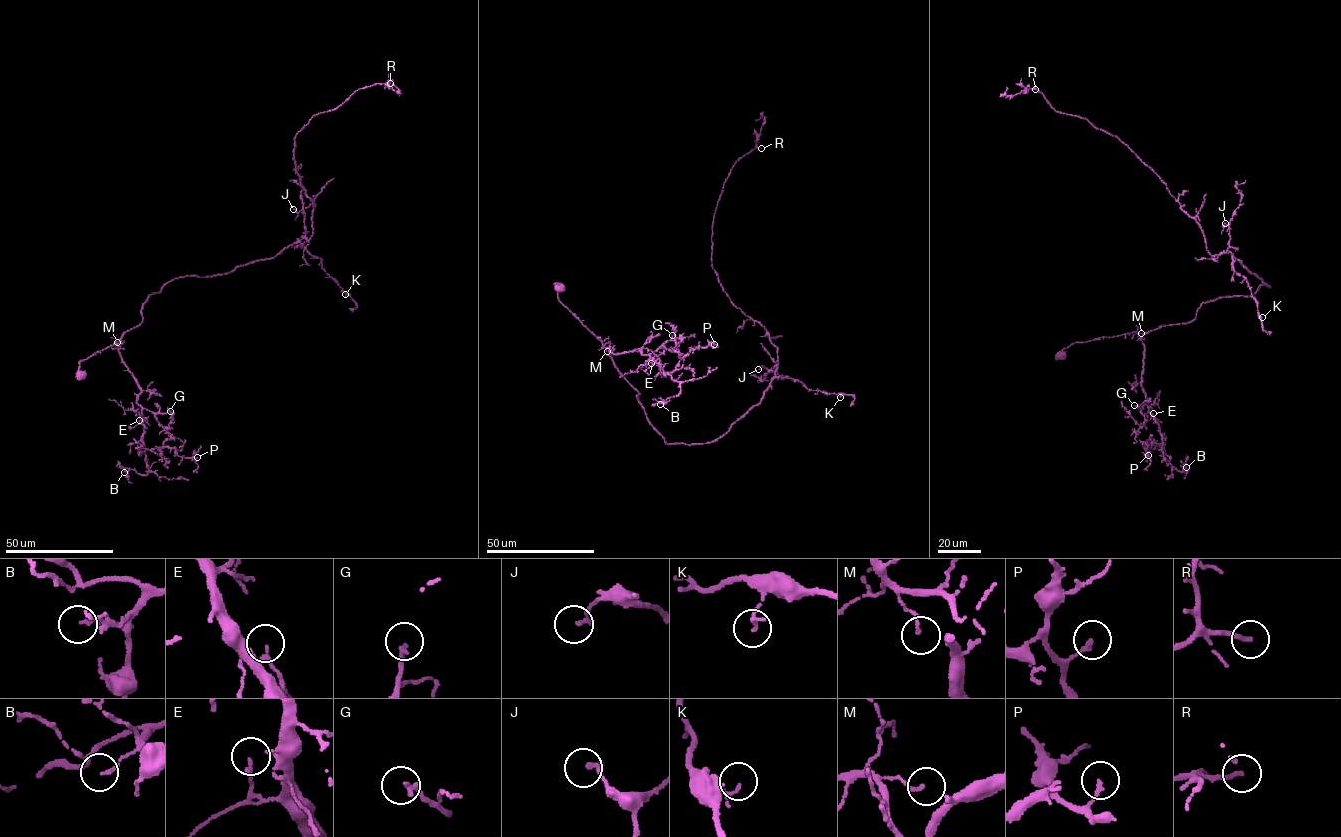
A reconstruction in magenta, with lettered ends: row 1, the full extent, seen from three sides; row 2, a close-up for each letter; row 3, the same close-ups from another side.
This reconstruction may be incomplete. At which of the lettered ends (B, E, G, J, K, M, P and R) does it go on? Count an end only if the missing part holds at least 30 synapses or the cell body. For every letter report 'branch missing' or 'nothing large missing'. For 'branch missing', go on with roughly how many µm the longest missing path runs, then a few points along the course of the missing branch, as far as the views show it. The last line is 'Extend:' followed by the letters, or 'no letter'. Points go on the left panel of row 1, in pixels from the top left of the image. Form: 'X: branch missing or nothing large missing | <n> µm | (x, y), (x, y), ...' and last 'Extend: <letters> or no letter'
B: nothing large missing
E: nothing large missing
G: nothing large missing
J: nothing large missing
K: nothing large missing
M: nothing large missing
P: nothing large missing
R: branch missing | 25 µm | (390, 83), (410, 83), (428, 96)
Extend: R

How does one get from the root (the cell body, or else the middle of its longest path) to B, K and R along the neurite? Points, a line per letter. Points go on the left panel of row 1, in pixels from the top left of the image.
B: (81, 376), (80, 361), (119, 344), (122, 361), (141, 389), (137, 403), (149, 470), (145, 475), (124, 472)
K: (81, 376), (80, 361), (119, 347), (142, 321), (148, 296), (176, 278), (225, 274), (300, 243), (345, 294)
R: (81, 376), (80, 361), (119, 347), (167, 283), (309, 242), (314, 206), (295, 135), (357, 90), (390, 83)

